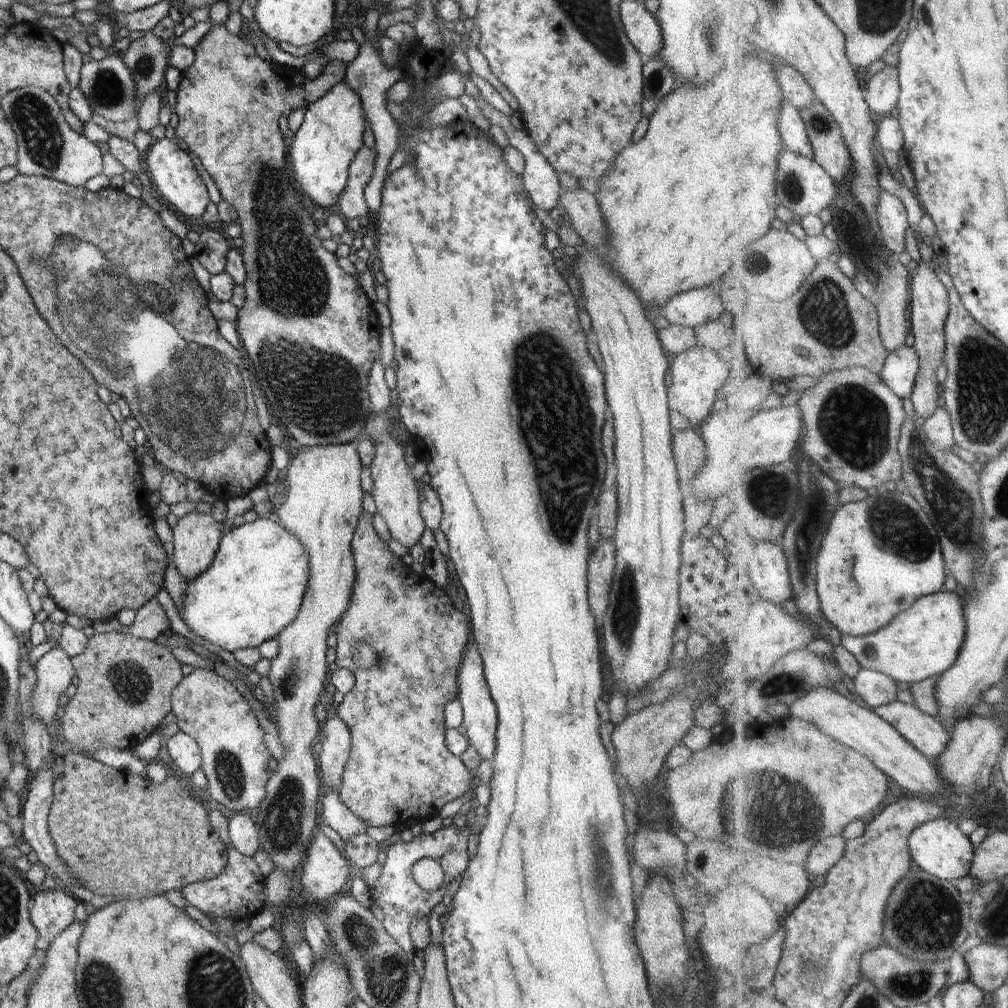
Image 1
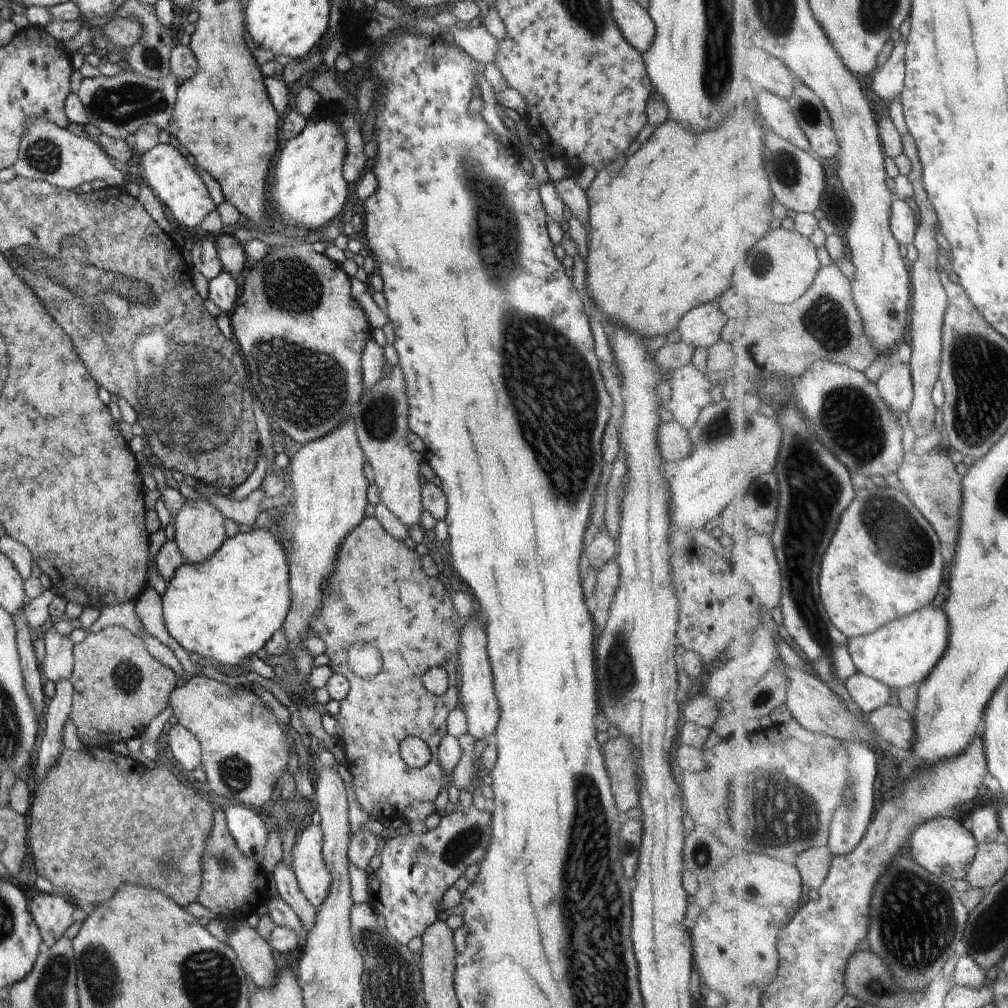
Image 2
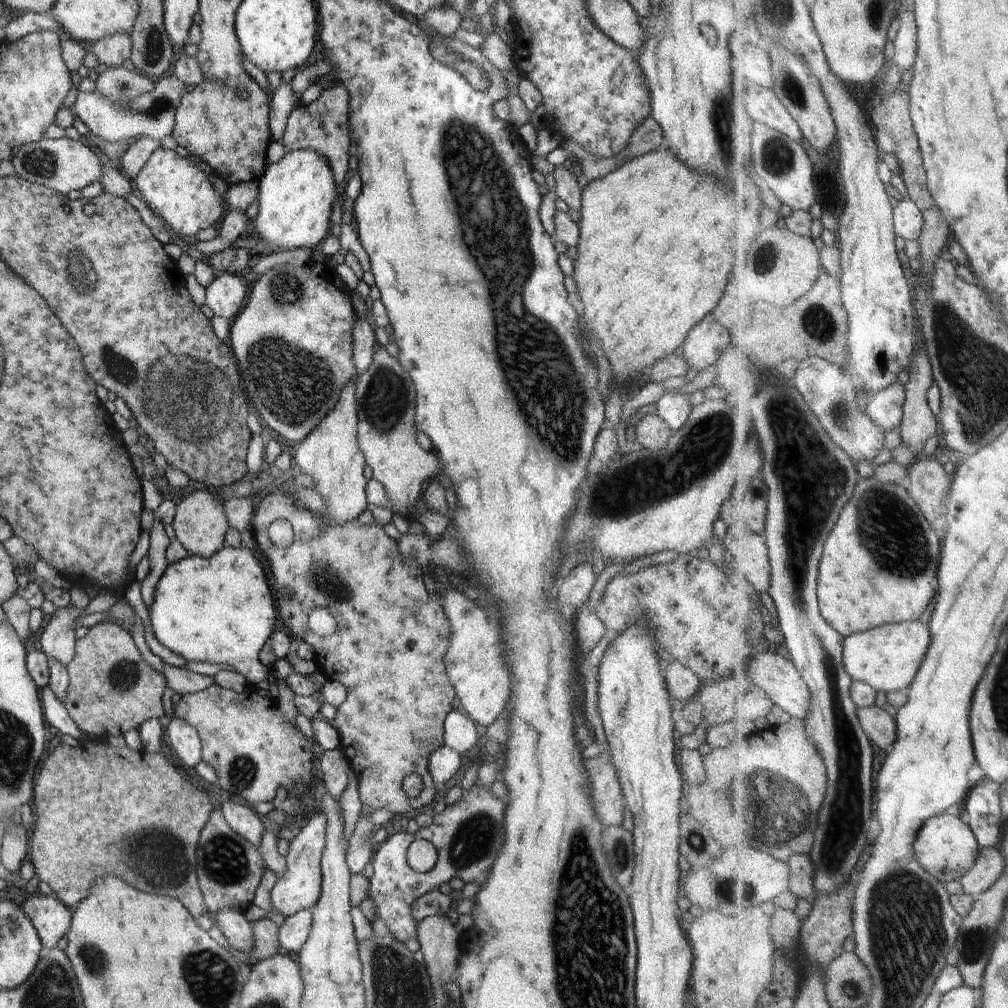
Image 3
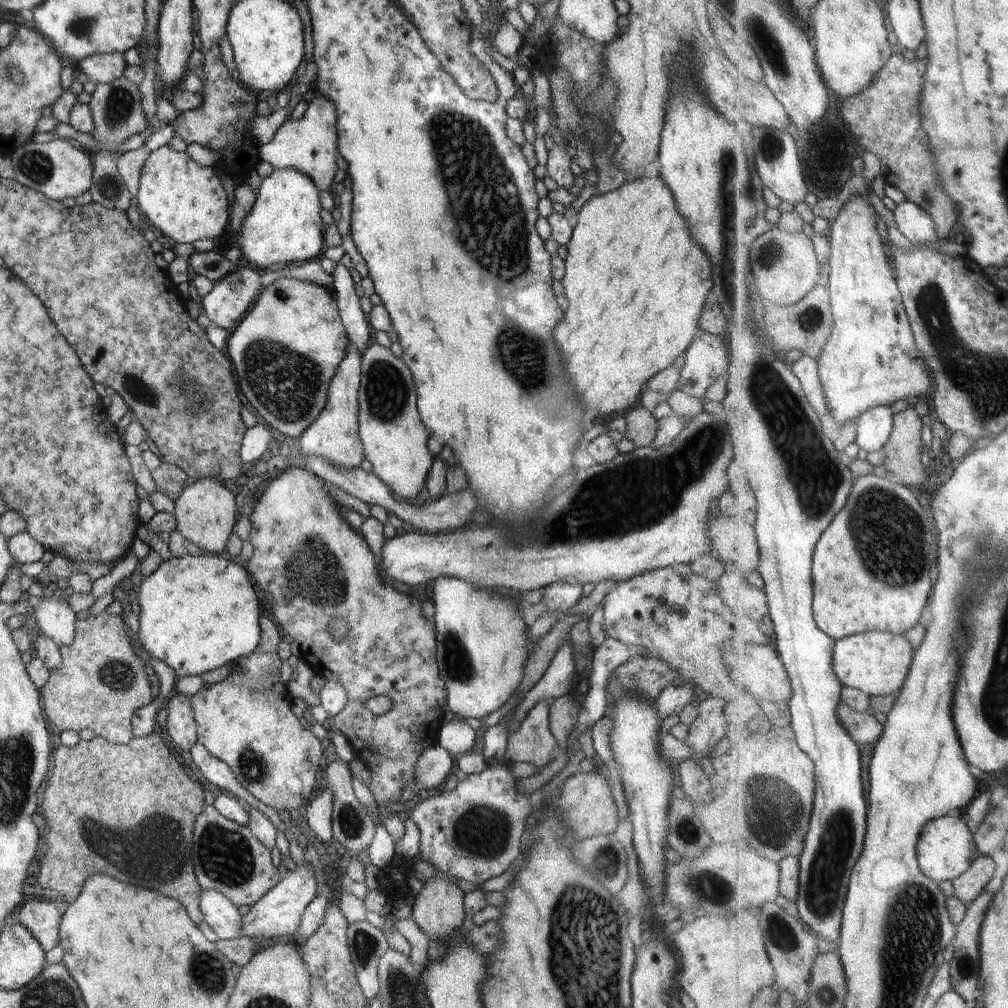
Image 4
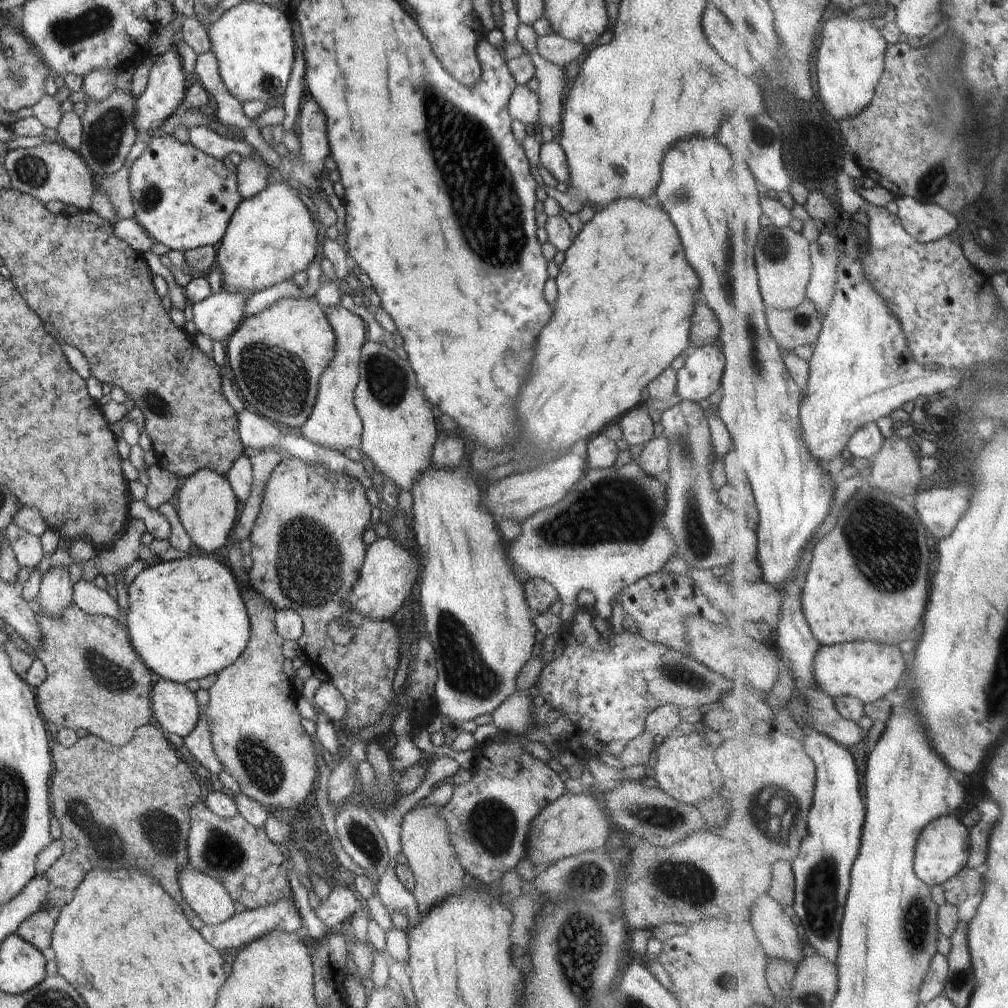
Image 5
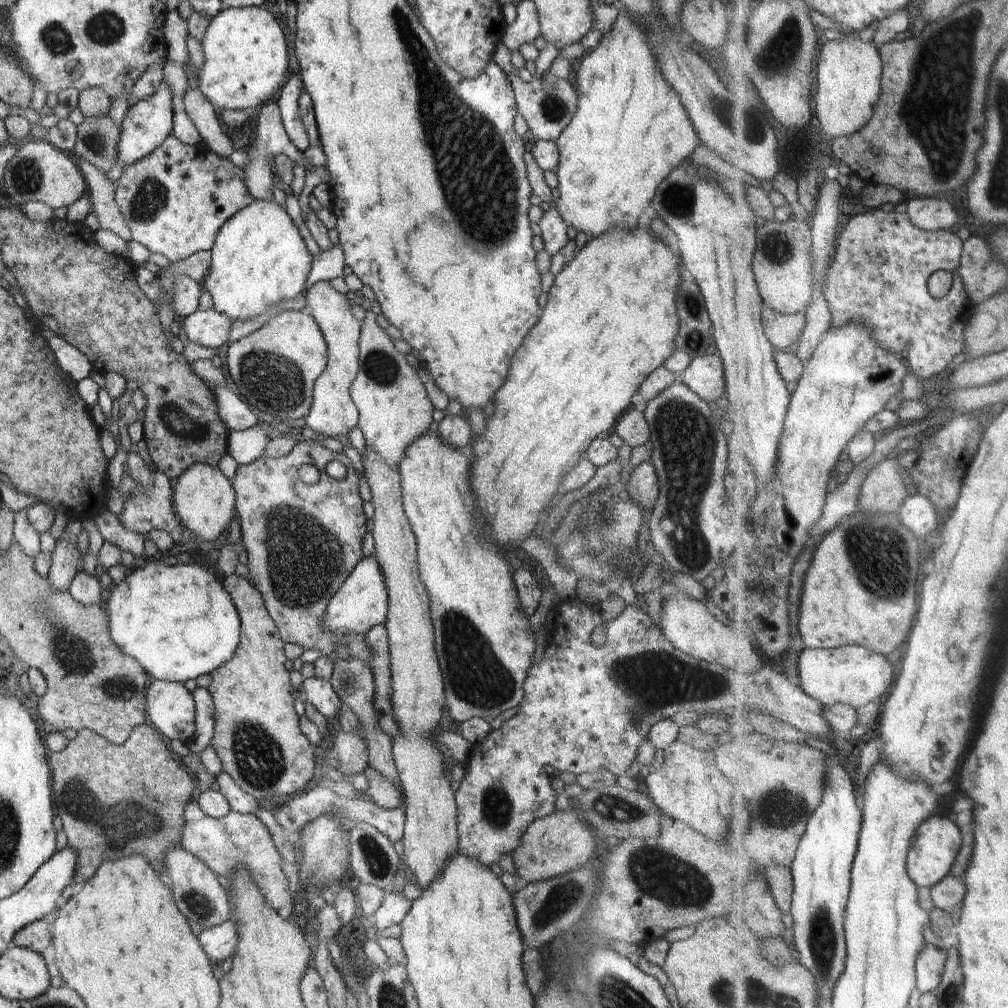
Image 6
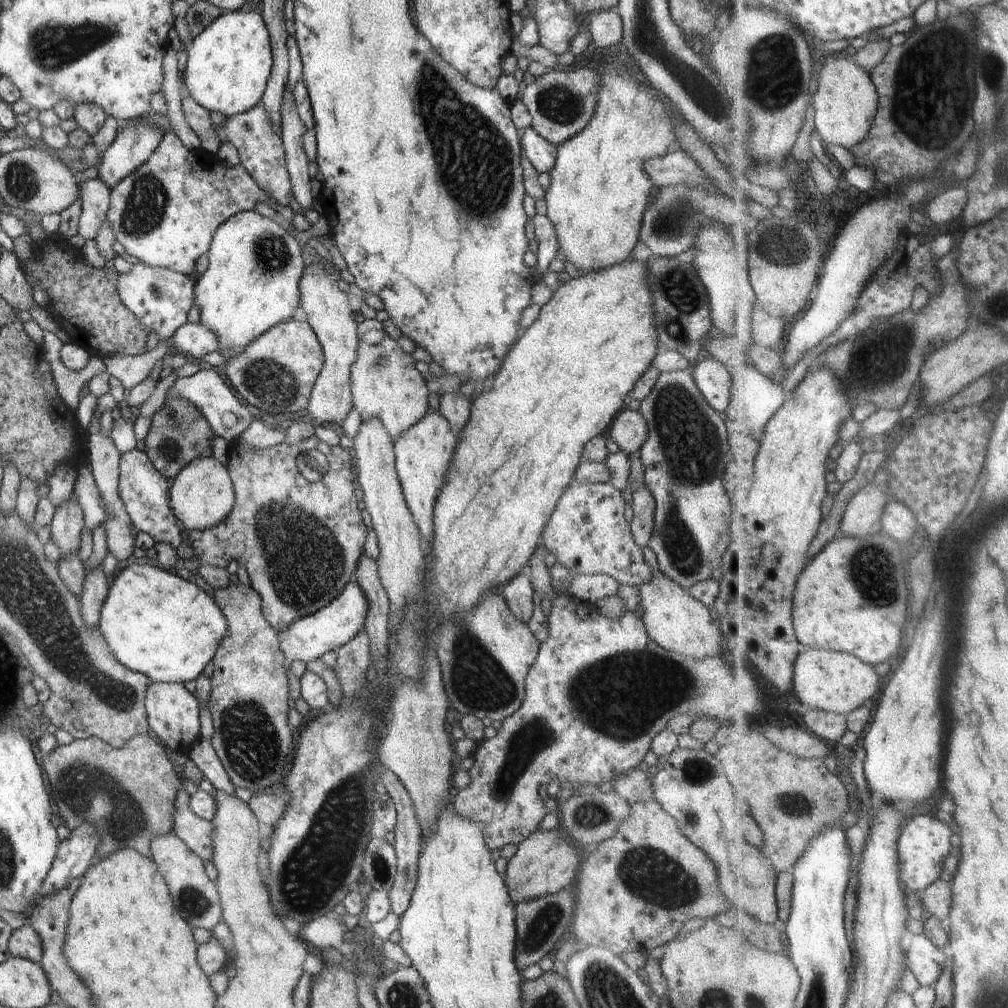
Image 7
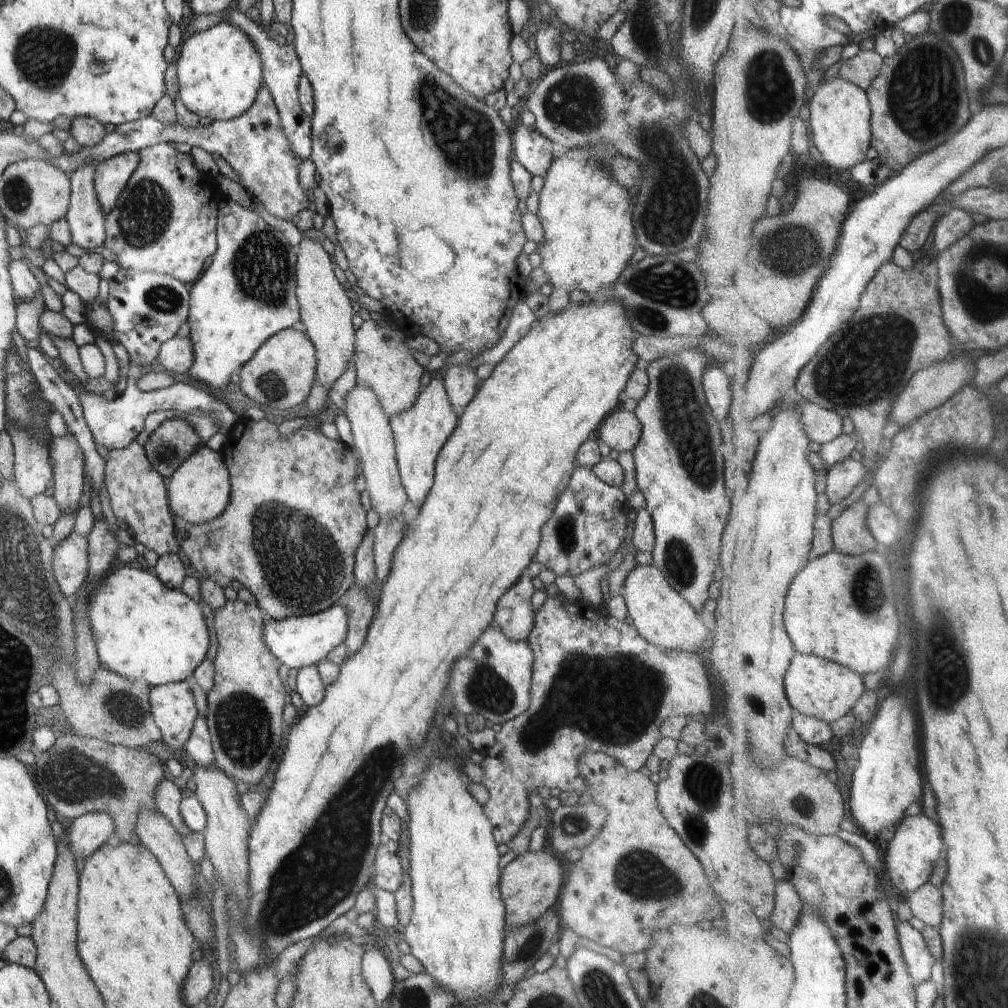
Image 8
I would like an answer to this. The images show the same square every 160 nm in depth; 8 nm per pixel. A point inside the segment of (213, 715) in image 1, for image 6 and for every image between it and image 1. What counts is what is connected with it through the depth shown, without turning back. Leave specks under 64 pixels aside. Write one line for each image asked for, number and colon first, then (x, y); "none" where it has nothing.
2: (244, 750)
3: (254, 750)
4: (245, 720)
5: (255, 729)
6: (257, 737)

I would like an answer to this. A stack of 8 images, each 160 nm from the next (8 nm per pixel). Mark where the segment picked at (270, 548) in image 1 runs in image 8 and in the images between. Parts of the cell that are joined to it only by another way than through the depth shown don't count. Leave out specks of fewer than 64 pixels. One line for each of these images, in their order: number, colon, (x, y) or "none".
2: (226, 608)
3: (218, 609)
4: (197, 613)
5: (187, 620)
6: (179, 623)
7: (157, 624)
8: (144, 630)

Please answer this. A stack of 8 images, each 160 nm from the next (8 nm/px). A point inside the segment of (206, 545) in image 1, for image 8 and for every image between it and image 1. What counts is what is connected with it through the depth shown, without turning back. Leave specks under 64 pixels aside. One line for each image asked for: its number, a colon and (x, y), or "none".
2: (199, 526)
3: (200, 523)
4: (205, 512)
5: (207, 511)
6: (204, 500)
7: (202, 494)
8: (199, 491)

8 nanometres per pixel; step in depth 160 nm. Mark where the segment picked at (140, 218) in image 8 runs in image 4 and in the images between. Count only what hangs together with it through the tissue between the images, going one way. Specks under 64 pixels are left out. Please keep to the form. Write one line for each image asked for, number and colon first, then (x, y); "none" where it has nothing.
4: (186, 201)
5: (184, 199)
6: (175, 200)
7: (165, 213)

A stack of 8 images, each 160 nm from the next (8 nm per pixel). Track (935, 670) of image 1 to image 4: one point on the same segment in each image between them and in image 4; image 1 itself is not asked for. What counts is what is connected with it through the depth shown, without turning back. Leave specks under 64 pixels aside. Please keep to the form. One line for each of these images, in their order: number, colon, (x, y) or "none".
2: (905, 652)
3: (889, 657)
4: (878, 663)

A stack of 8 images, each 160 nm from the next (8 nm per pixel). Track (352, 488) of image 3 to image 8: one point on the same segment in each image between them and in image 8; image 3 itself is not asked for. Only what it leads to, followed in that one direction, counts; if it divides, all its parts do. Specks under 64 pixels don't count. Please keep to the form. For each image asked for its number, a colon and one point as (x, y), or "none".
4: (334, 434)
5: (334, 424)
6: (332, 413)
7: (327, 309)
8: (324, 307)

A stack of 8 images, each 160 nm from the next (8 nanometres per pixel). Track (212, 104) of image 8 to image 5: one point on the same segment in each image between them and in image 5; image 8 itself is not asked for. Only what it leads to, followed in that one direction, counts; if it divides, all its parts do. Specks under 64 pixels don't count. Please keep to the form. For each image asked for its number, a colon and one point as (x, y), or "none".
5: (253, 42)
6: (246, 62)
7: (229, 62)

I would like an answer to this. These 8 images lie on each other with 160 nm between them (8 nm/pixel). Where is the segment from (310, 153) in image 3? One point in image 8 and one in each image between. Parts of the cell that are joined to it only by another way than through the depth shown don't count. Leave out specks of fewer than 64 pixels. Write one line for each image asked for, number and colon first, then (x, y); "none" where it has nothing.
4: (284, 226)
5: (270, 237)
6: (259, 257)
7: (251, 284)
8: (247, 295)

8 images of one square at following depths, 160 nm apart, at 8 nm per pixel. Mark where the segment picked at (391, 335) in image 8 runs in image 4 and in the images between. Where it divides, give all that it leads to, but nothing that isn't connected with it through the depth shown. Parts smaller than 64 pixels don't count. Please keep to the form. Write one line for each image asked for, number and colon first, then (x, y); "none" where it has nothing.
4: (394, 440)
5: (399, 432)
6: (394, 408)
7: (385, 384)

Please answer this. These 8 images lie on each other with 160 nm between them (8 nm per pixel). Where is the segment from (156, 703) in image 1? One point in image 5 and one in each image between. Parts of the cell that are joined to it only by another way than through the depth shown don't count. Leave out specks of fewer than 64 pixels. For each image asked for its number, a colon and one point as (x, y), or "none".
2: (119, 688)
3: (111, 690)
4: (101, 683)
5: (96, 681)

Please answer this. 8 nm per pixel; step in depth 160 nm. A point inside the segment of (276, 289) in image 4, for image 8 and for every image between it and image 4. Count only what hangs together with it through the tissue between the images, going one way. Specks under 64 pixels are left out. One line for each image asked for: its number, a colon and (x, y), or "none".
5: (277, 356)
6: (275, 368)
7: (276, 373)
8: (280, 375)

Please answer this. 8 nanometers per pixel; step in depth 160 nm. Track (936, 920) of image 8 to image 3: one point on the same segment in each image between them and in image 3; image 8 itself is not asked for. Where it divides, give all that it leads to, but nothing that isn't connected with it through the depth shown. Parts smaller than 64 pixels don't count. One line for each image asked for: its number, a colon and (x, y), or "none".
3: (991, 866)
4: (969, 887)
5: (969, 883)
6: (949, 895)
7: (938, 899)

